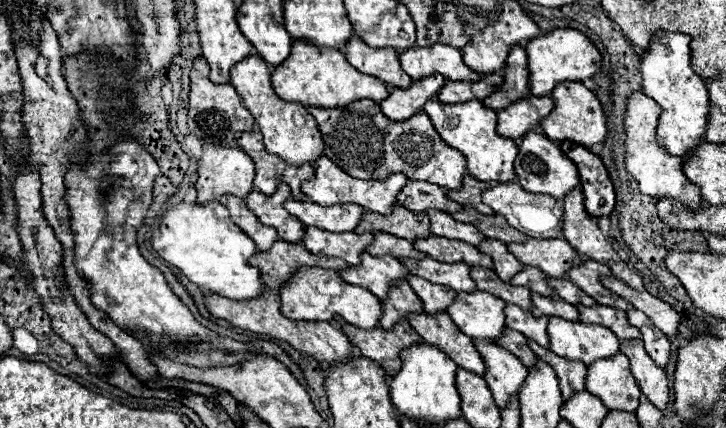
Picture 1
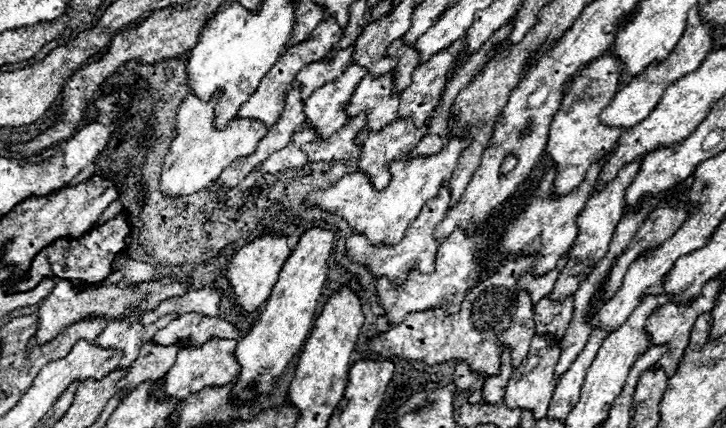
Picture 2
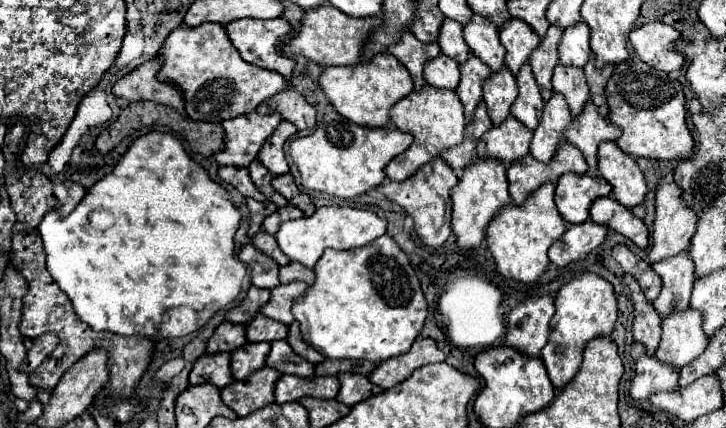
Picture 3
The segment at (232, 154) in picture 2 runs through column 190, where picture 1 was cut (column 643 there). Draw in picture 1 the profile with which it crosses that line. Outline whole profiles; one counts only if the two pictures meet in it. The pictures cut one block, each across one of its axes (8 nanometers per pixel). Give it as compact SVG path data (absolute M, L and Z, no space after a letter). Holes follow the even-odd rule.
M634 92L624 108L624 166L628 174L640 184L640 192L648 194L652 198L662 198L662 196L672 196L678 198L684 206L696 208L702 204L700 198L700 188L692 182L688 182L682 174L682 158L672 156L666 150L662 150L656 144L656 126L658 126L658 116L660 116L660 106L644 96L642 92Z

